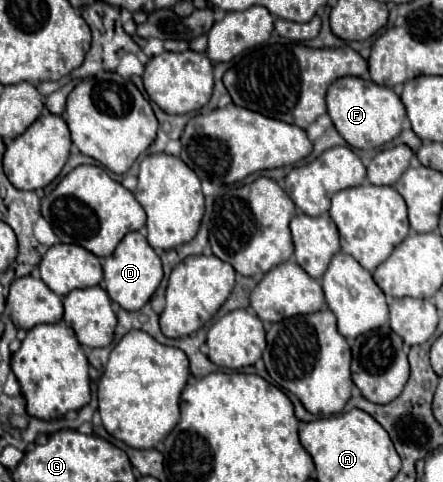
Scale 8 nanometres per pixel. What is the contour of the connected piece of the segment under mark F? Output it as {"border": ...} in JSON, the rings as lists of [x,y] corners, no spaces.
{"border":[[[341,77],[329,87],[327,113],[339,135],[355,149],[375,149],[393,141],[405,119],[405,107],[393,89],[361,77]]]}

